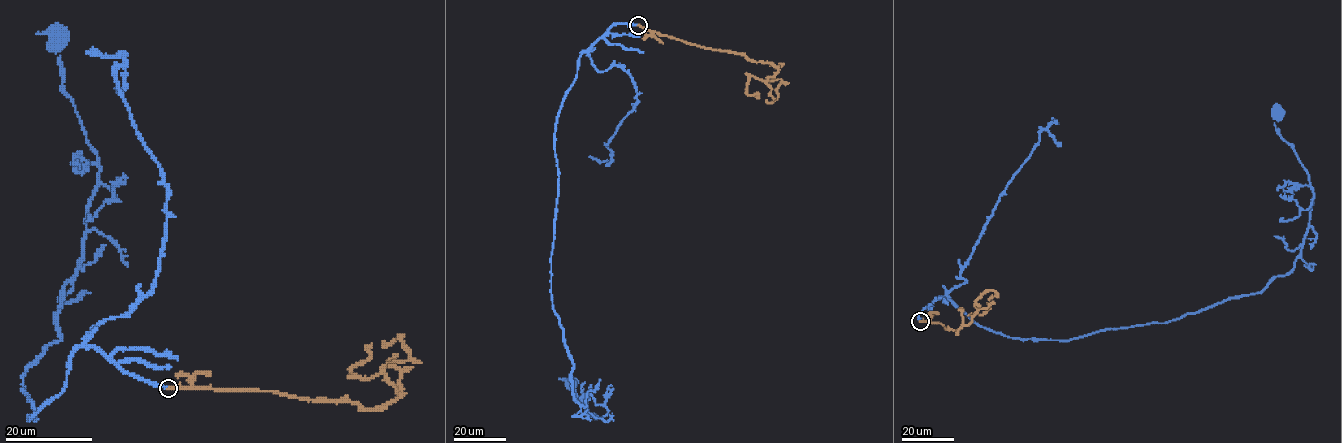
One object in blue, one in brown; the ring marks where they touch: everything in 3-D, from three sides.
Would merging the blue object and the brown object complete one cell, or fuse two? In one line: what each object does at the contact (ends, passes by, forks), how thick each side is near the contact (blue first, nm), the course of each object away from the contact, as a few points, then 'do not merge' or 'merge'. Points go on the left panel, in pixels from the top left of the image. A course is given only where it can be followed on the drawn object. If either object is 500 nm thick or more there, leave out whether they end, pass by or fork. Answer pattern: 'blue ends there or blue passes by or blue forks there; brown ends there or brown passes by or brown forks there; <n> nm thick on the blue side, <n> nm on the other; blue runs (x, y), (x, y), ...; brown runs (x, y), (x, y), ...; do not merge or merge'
blue ends there; brown ends there; 320 nm thick on the blue side, 320 nm on the other; blue runs (168, 388), (79, 347), (66, 386), (29, 417), (24, 372), (59, 339), (99, 163), (64, 90), (57, 37); brown runs (168, 388), (276, 391), (378, 409), (402, 393), (383, 373), (350, 376), (350, 368), (368, 356), (372, 344); merge

